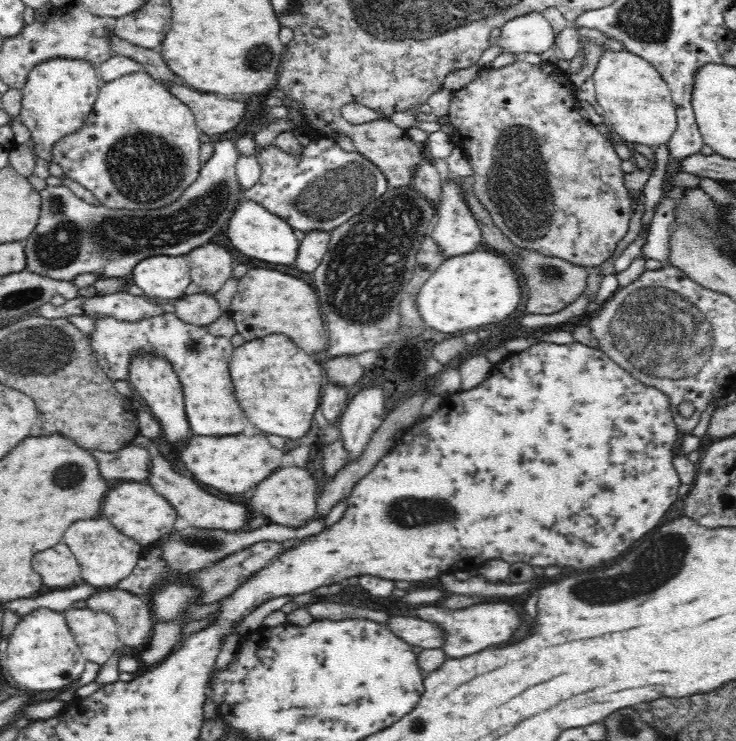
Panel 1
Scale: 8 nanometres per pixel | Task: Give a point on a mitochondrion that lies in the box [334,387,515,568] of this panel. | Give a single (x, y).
(411, 511)

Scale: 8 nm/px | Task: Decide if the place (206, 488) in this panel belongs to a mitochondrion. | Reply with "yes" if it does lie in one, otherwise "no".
no

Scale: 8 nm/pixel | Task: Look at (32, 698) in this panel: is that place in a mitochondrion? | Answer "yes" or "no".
no

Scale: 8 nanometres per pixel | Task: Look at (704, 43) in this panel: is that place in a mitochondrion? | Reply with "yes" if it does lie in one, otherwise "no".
no

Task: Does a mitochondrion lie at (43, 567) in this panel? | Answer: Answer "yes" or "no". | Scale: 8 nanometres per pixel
no

